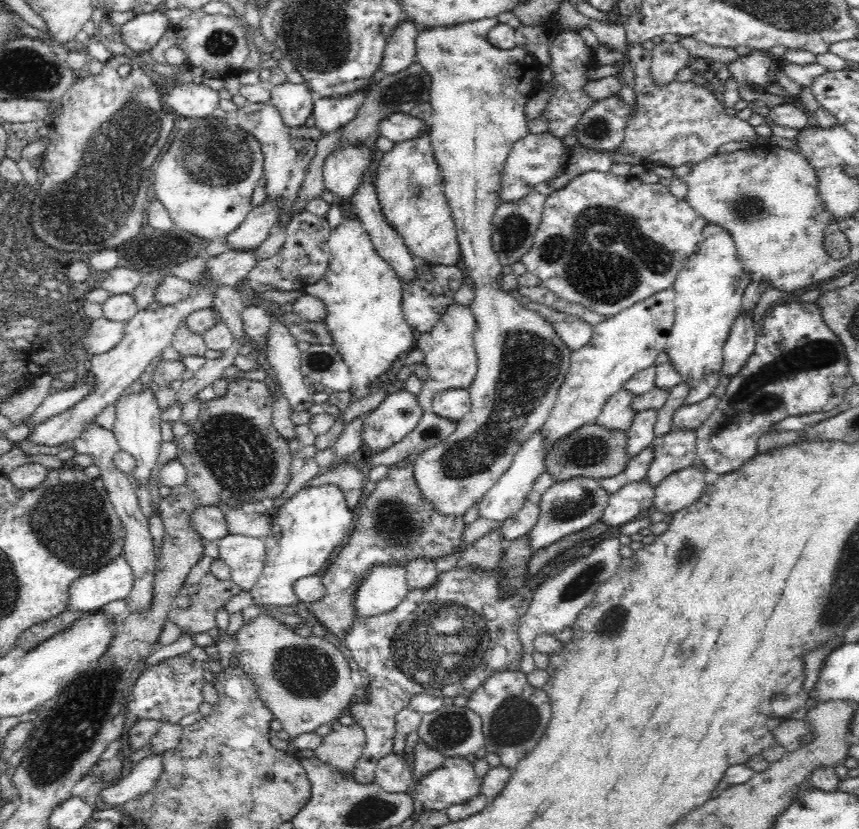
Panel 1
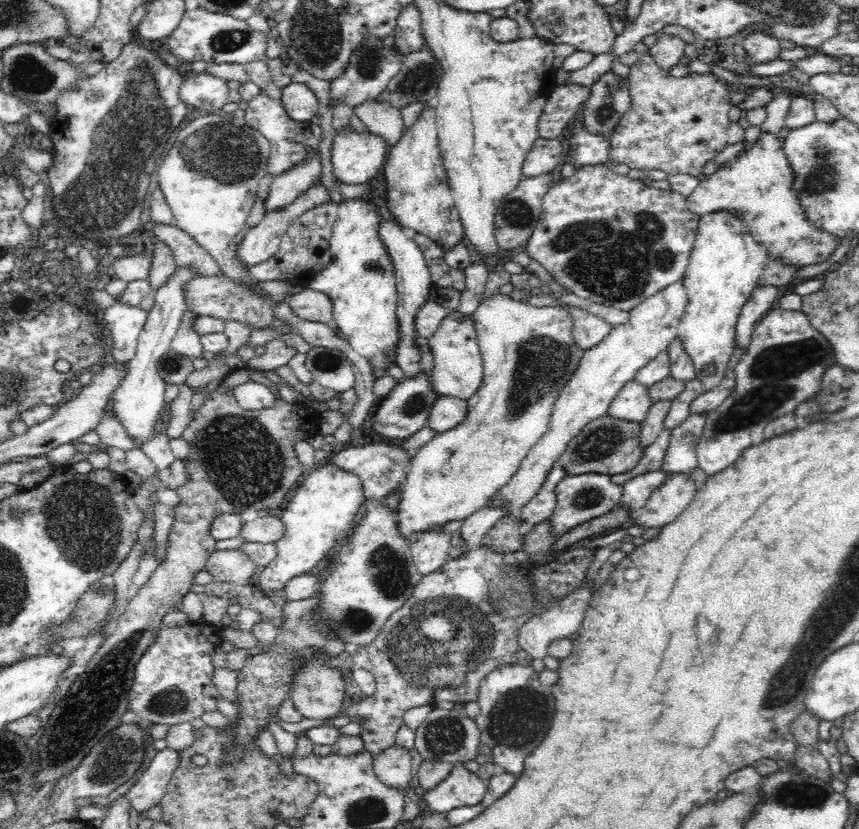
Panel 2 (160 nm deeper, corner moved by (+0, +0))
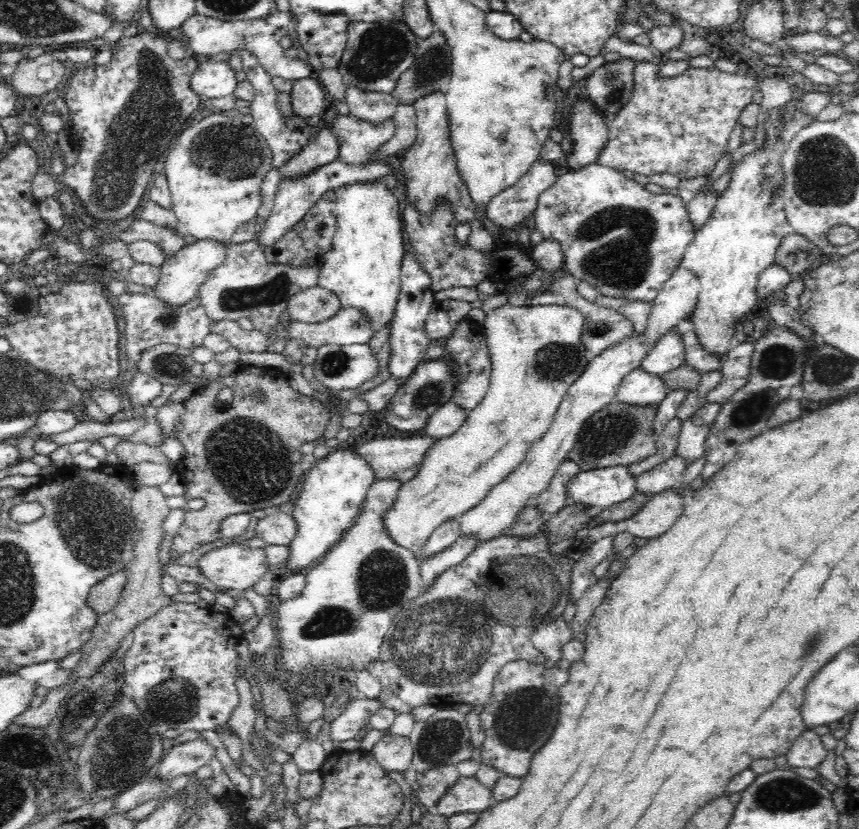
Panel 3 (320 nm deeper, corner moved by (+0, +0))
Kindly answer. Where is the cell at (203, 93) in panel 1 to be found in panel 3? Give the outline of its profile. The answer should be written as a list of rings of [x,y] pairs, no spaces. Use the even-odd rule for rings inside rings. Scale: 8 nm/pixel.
[[[202,59],[190,80],[190,87],[196,95],[207,100],[224,98],[235,91],[238,80],[236,72],[227,61],[212,61]]]

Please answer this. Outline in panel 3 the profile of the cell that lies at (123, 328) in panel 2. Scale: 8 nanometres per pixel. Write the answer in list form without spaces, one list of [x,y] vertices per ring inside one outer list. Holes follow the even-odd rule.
[[[150,292],[125,293],[114,298],[114,304],[120,306],[122,316],[126,321],[126,338],[124,338],[126,356],[135,362],[140,360],[144,350],[157,344],[168,343],[187,349],[198,348],[203,345],[204,339],[211,333],[211,321],[198,296],[188,300],[186,304],[182,304],[176,310],[167,306],[165,302]]]

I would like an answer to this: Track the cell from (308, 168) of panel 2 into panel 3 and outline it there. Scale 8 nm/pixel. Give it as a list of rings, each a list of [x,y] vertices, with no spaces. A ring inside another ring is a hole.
[[[327,125],[296,156],[279,168],[280,175],[285,180],[286,177],[308,174],[311,170],[338,159],[338,150],[340,140],[334,129]]]

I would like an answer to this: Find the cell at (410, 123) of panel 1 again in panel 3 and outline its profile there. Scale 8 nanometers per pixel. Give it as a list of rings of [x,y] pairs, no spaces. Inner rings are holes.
[[[354,85],[344,87],[344,101],[349,106],[349,112],[368,122],[379,123],[392,119],[401,103],[391,94],[360,89]]]

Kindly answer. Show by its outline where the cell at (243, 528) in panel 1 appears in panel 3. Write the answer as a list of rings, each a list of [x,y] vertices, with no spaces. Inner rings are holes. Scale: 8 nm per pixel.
[[[278,511],[275,515],[264,517],[255,528],[255,536],[261,538],[268,545],[288,546],[298,530],[292,514]]]

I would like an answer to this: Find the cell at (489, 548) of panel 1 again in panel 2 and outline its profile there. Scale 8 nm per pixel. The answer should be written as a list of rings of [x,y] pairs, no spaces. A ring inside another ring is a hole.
[[[508,515],[488,529],[482,538],[482,545],[492,547],[498,553],[516,552],[522,549],[525,533],[522,521],[518,517]]]

